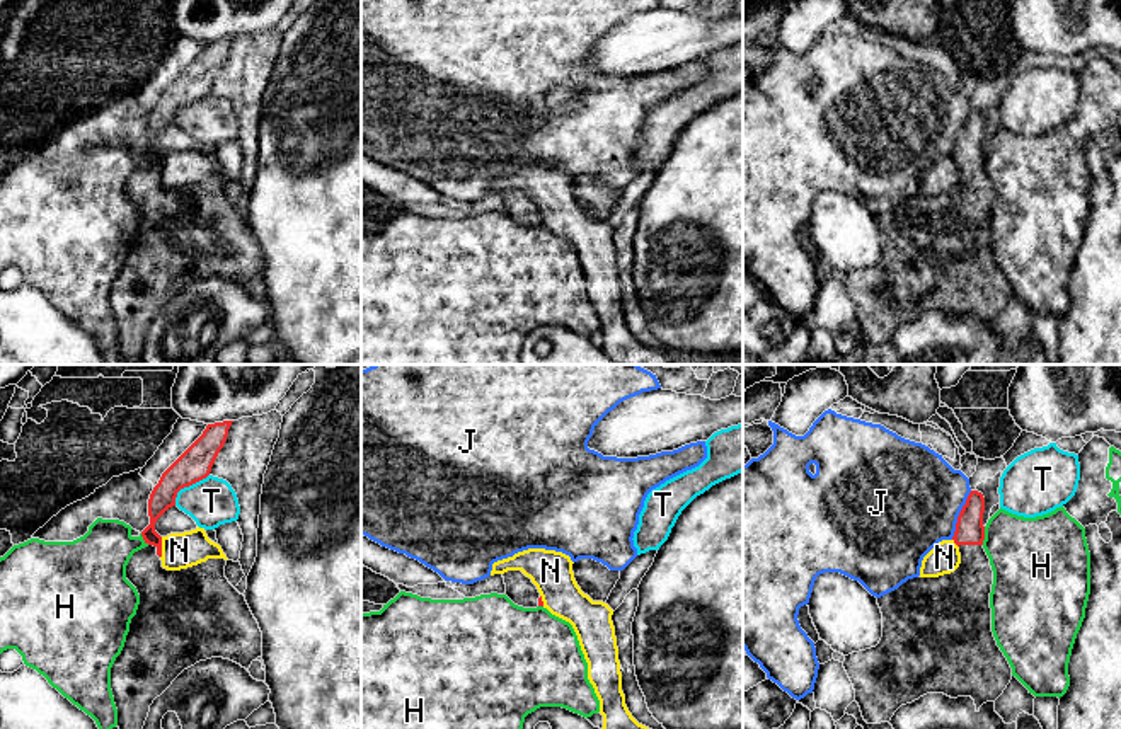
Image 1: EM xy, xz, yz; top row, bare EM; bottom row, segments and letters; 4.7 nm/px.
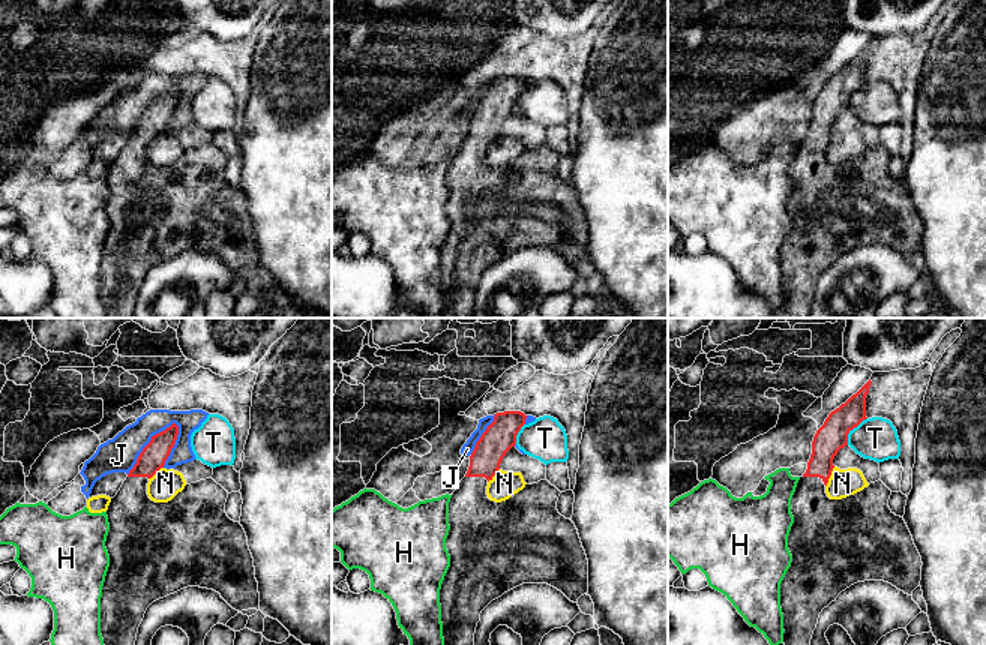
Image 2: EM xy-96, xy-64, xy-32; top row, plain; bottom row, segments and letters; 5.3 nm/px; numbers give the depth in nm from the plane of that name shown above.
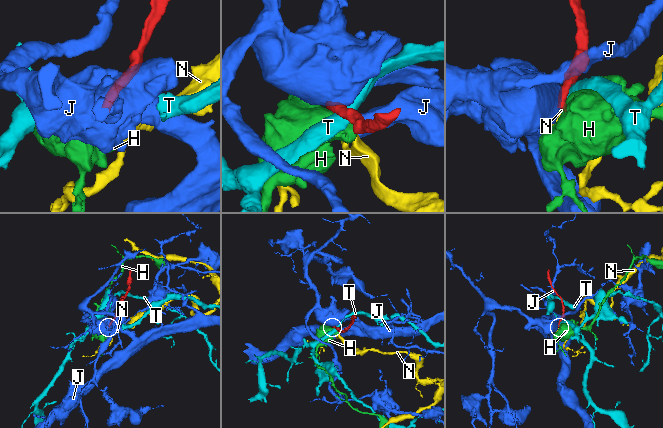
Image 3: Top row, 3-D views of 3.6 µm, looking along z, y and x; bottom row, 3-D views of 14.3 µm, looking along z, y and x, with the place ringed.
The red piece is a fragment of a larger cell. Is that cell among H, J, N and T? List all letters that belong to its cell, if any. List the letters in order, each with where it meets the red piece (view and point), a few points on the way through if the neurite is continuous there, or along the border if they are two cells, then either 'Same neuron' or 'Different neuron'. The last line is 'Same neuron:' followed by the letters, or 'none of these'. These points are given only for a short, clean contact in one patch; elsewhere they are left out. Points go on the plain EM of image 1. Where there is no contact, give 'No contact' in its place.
H: Touches red at yz (983, 154). Different neuron
J: Touches red at yz (960, 133). Boundary: yz (971, 109), (951, 157). Different neuron
N: Touches red at xy (160, 166). Boundary: xy (162, 155), (160, 176). Different neuron
T: Touches red at xy (186, 104). Boundary: xy (208, 92), (184, 104), (178, 111), (174, 123). Different neuron
Same neuron: none of these

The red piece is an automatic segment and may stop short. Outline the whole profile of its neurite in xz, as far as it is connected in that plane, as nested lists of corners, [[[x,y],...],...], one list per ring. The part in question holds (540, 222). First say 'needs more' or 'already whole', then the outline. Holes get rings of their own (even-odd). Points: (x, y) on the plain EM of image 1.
needs more; [[[508,189],[503,192],[506,215],[518,225],[537,227],[543,225],[537,204],[521,189]]]

